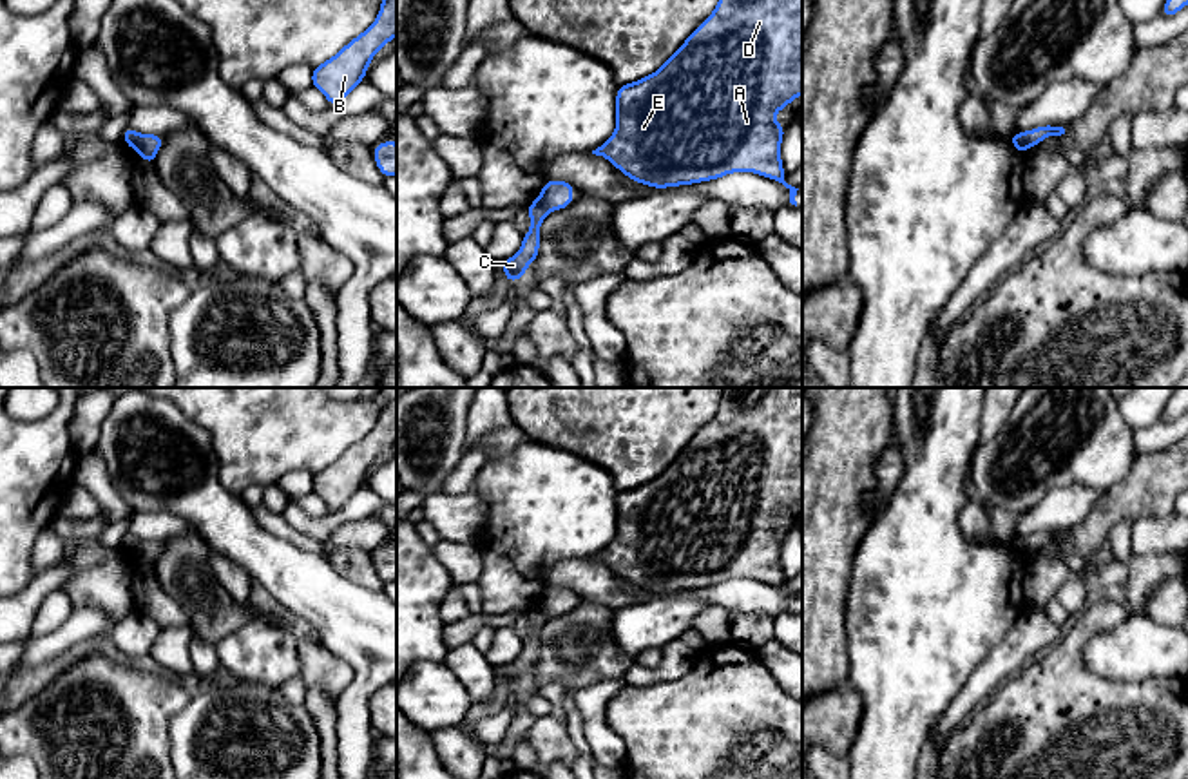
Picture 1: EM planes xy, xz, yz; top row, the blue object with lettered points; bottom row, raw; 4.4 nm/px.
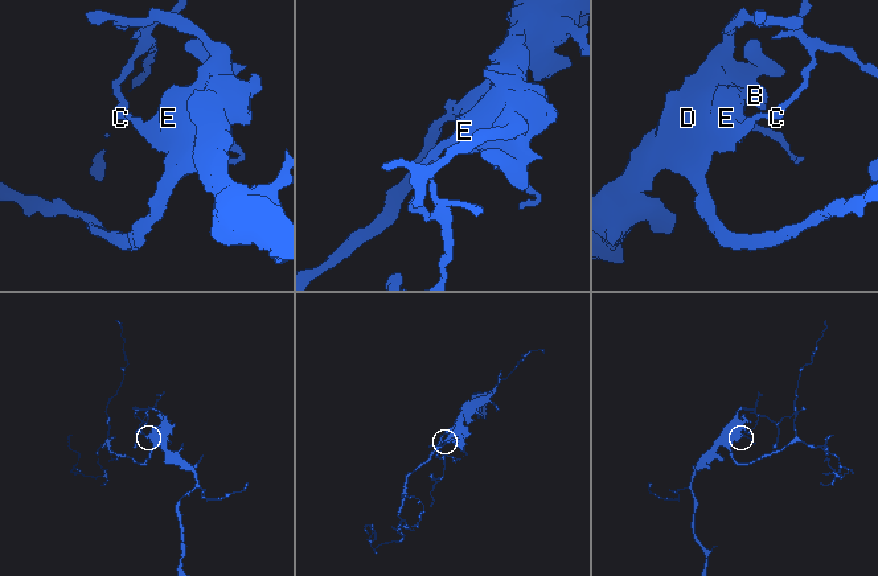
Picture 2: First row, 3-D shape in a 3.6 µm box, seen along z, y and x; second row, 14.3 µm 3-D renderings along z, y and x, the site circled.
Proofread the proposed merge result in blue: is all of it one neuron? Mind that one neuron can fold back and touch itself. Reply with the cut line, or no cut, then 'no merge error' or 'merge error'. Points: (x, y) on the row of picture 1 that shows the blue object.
cut in xy along (140, 134), (133, 147); merge error

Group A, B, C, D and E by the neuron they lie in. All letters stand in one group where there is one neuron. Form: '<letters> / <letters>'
A B D E / C

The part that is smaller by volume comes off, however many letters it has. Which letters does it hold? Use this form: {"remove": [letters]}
{"remove": ["C"]}

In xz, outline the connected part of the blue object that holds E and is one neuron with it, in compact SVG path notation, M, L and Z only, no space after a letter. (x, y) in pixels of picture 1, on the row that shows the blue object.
M717 0L712 14L683 45L643 80L619 85L616 130L592 154L608 159L627 178L654 188L712 181L733 172L753 172L782 183L797 207L795 187L784 181L781 159L784 127L775 112L802 94L802 0Z

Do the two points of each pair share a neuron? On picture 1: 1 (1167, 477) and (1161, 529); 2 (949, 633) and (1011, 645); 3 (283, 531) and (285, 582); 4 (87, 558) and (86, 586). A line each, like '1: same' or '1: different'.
1: different
2: different
3: different
4: same

